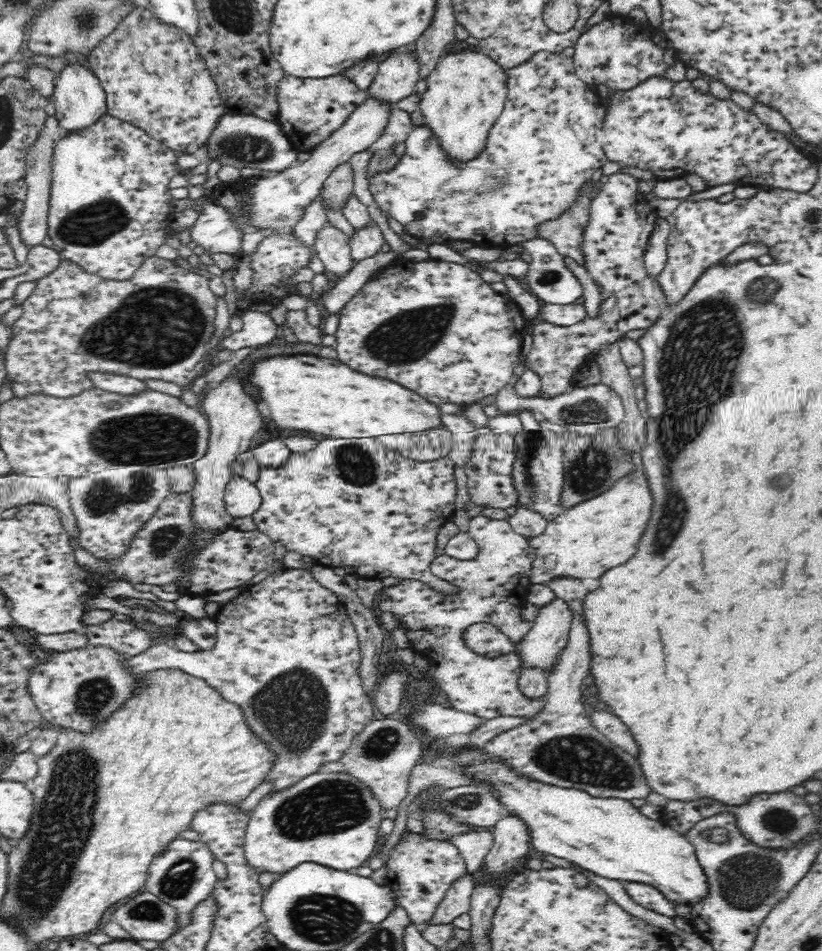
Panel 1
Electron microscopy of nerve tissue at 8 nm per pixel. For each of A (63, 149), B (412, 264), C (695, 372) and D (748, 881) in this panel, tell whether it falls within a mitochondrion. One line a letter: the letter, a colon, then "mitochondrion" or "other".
A: other
B: other
C: mitochondrion
D: mitochondrion

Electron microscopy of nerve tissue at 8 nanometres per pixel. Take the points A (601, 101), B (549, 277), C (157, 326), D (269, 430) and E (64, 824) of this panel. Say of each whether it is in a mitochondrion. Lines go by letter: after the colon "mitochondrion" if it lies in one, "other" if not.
A: other
B: mitochondrion
C: mitochondrion
D: other
E: mitochondrion

